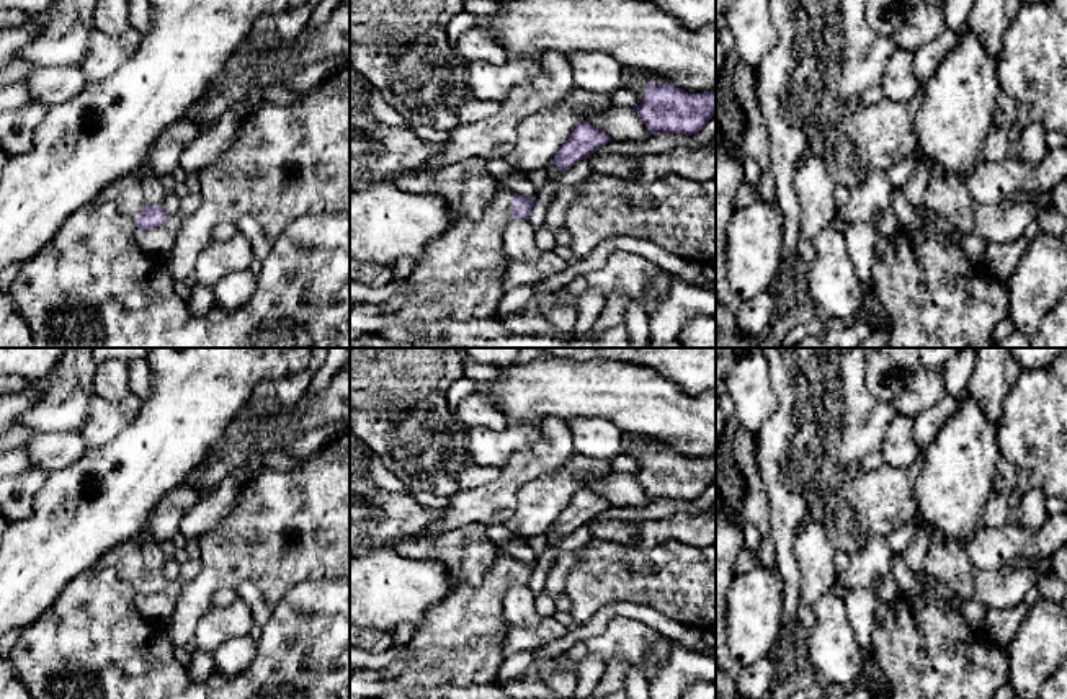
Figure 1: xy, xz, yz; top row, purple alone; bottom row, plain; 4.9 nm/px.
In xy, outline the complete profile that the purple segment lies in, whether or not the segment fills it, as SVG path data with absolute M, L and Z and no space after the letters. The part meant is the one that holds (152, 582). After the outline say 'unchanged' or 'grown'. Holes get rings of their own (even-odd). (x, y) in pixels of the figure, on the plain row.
M127 539L109 549L100 557L96 568L114 568L123 581L132 585L136 593L144 596L163 591L168 585L162 568L145 568L141 544L136 539Z; grown

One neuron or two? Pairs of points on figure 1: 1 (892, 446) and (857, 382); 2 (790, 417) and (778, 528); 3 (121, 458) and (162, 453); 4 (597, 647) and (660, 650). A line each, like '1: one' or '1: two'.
1: two
2: one
3: one
4: one

